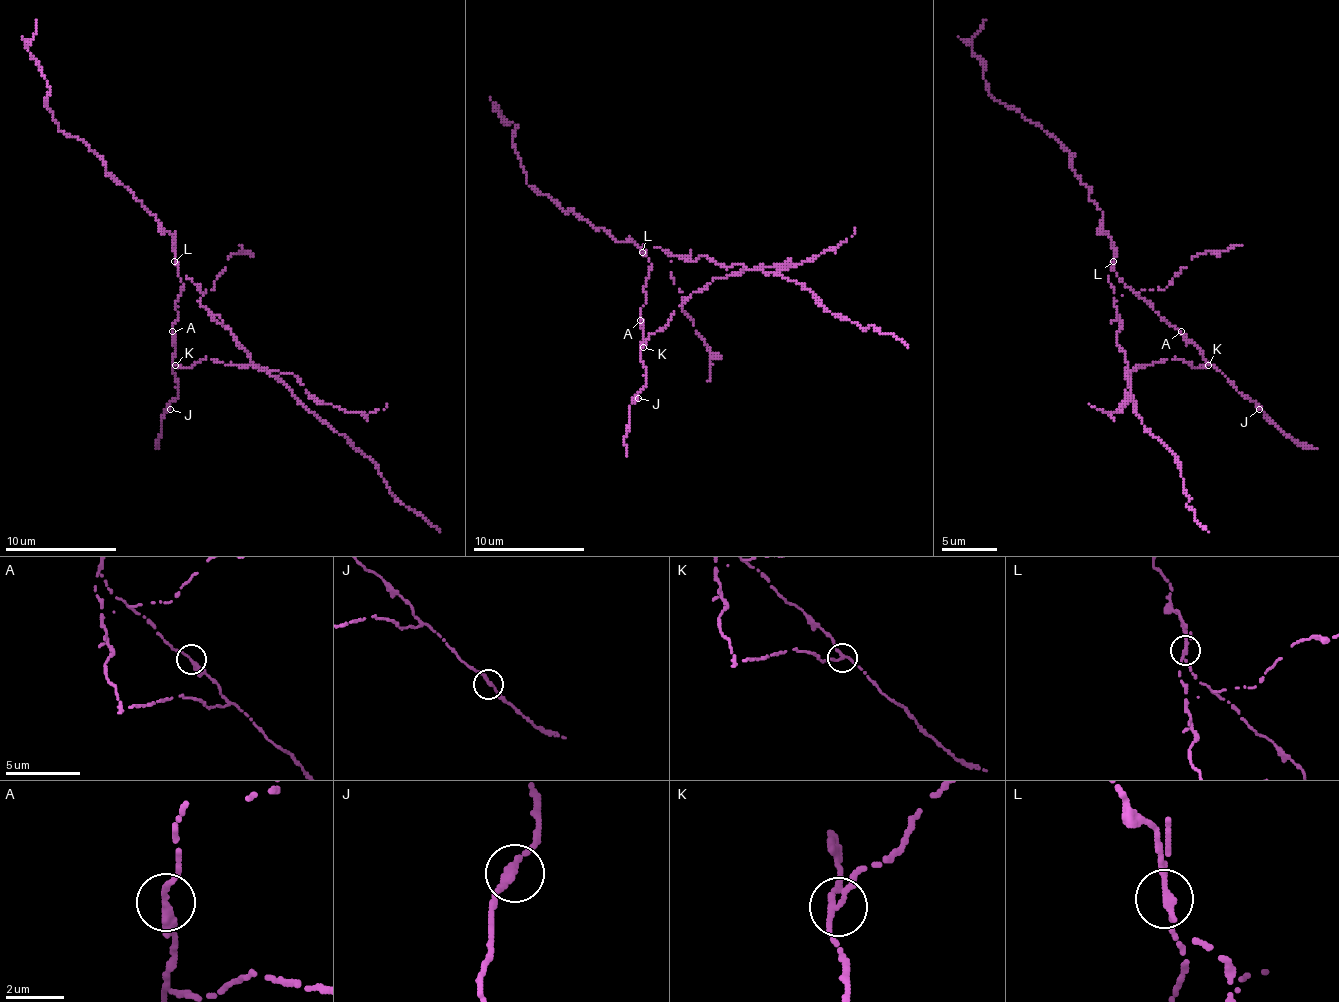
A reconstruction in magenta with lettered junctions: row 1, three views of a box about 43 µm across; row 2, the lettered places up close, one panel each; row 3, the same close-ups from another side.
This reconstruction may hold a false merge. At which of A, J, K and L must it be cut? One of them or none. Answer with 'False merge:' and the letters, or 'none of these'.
False merge: L

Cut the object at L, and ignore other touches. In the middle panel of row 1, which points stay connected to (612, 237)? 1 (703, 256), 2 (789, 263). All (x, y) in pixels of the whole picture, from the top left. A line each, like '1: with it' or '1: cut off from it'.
1: with it
2: cut off from it

